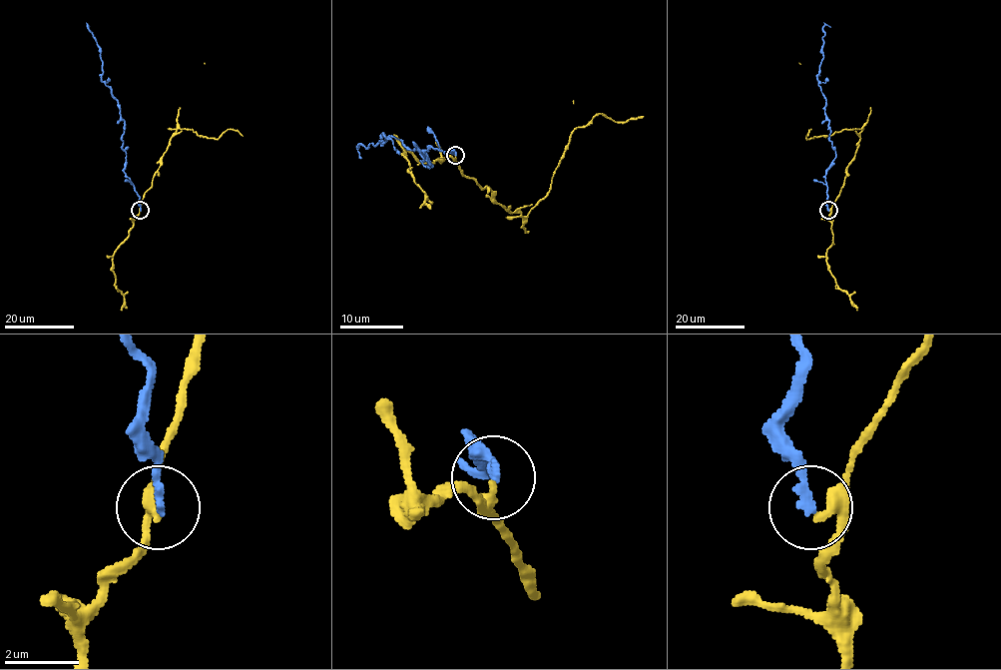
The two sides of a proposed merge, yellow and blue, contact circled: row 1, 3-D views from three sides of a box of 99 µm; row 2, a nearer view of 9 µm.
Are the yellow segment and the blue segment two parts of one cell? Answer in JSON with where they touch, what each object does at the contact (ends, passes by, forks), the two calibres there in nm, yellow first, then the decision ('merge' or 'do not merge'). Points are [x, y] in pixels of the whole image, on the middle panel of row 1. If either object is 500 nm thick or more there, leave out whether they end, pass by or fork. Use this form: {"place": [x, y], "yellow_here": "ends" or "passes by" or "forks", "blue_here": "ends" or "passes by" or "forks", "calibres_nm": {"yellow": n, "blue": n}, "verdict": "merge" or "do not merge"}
{"place": [455, 155], "yellow_here": "passes by", "blue_here": "ends", "calibres_nm": {"yellow": 280, "blue": 240}, "verdict": "do not merge"}

